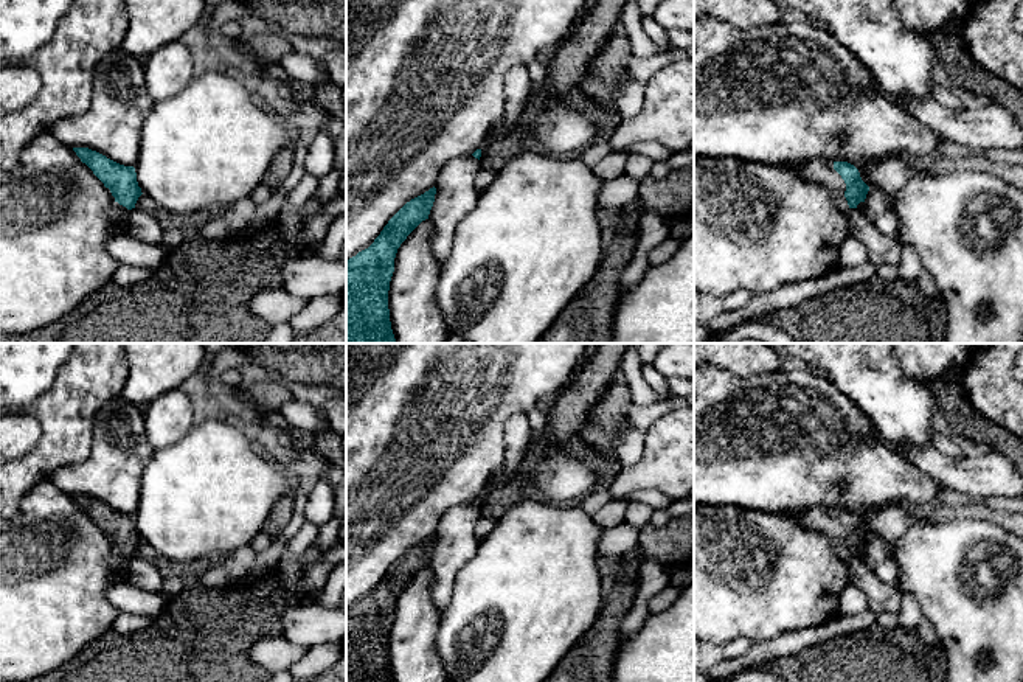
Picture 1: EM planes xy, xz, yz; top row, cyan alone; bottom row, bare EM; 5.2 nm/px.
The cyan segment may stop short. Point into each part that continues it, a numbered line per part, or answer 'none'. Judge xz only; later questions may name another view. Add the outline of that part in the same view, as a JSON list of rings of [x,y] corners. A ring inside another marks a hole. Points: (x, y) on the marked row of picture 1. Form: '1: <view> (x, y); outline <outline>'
none

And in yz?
1: yz (820, 171); outline [[[813,158],[787,168],[804,180],[829,188],[835,199],[835,204],[843,211],[849,210],[848,200],[844,197],[846,183],[841,176],[834,169],[834,162],[827,158]]]

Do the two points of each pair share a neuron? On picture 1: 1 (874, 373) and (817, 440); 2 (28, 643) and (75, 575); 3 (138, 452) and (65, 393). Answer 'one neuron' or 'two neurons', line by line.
1: two neurons
2: one neuron
3: two neurons

